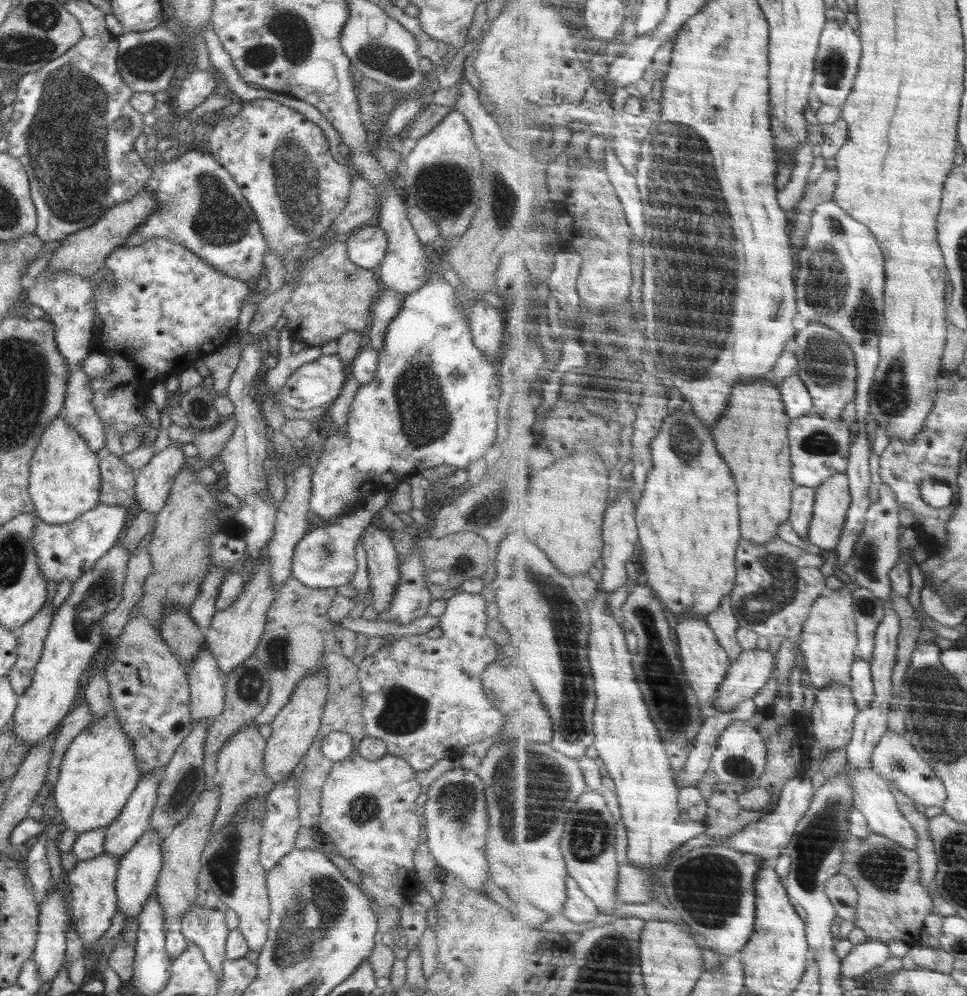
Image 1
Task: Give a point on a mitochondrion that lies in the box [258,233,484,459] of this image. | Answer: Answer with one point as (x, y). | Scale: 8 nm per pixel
(418, 394)

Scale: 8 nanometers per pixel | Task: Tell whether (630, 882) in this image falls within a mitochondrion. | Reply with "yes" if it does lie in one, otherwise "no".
no

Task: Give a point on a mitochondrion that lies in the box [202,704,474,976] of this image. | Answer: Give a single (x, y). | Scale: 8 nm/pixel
(224, 862)

